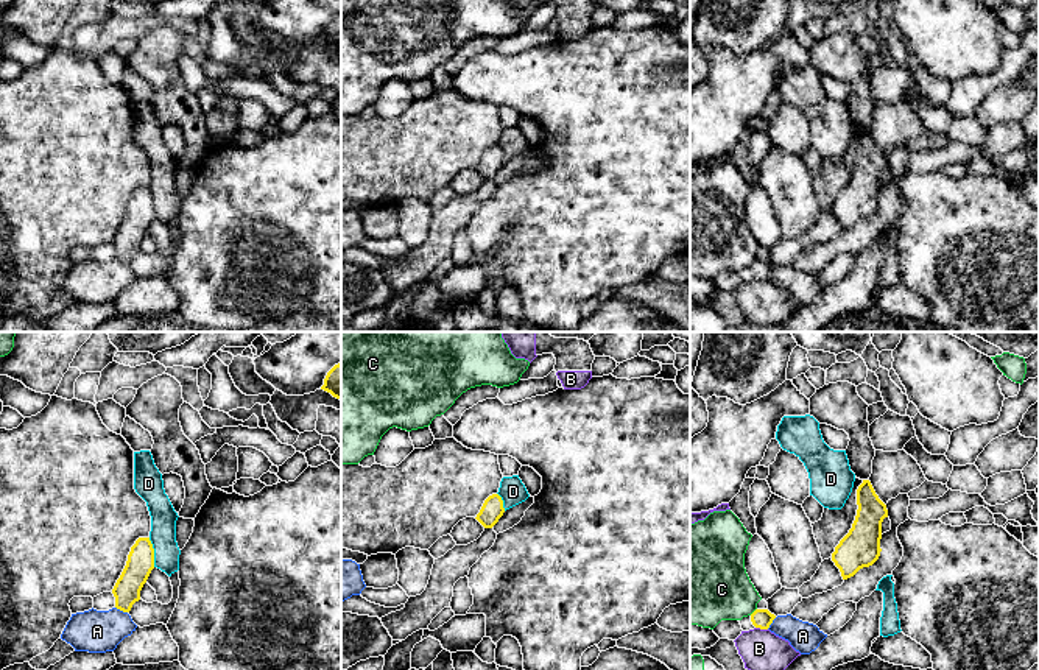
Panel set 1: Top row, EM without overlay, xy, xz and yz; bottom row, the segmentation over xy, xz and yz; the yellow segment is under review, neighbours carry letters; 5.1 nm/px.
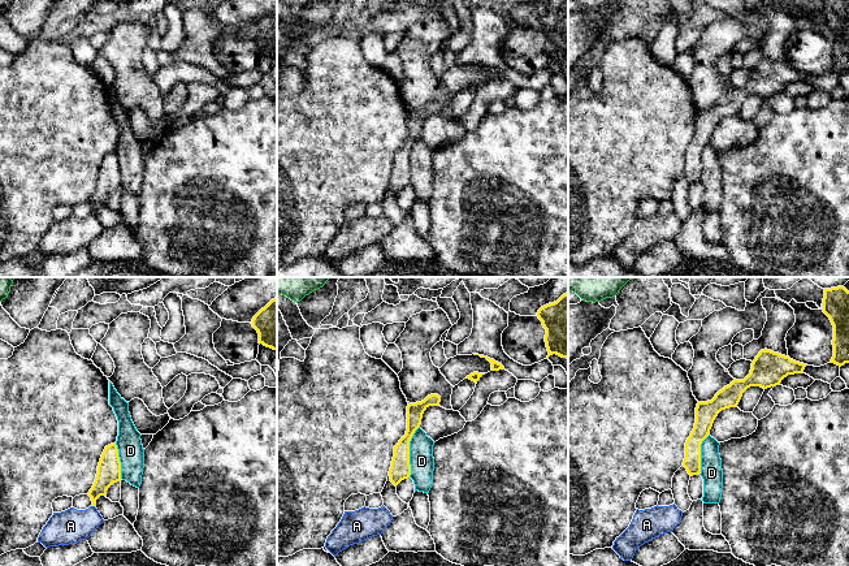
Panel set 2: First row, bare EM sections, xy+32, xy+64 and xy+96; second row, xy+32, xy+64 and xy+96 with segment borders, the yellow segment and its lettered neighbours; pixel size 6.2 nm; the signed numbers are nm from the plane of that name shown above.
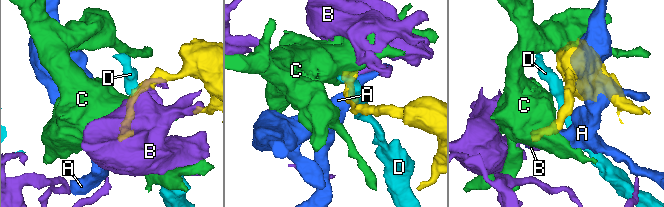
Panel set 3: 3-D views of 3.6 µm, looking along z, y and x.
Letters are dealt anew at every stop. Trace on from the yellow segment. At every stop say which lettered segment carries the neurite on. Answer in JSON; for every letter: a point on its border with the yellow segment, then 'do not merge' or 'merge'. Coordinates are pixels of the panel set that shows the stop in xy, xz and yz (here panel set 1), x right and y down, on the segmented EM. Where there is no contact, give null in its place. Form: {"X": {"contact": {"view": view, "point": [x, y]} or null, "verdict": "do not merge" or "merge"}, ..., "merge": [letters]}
{"A": {"contact": {"view": "xy", "point": [122, 610]}, "verdict": "do not merge"}, "B": {"contact": {"view": "yz", "point": [762, 628]}, "verdict": "do not merge"}, "C": {"contact": {"view": "yz", "point": [754, 611]}, "verdict": "do not merge"}, "D": {"contact": {"view": "xy", "point": [153, 552]}, "verdict": "do not merge"}, "merge": []}

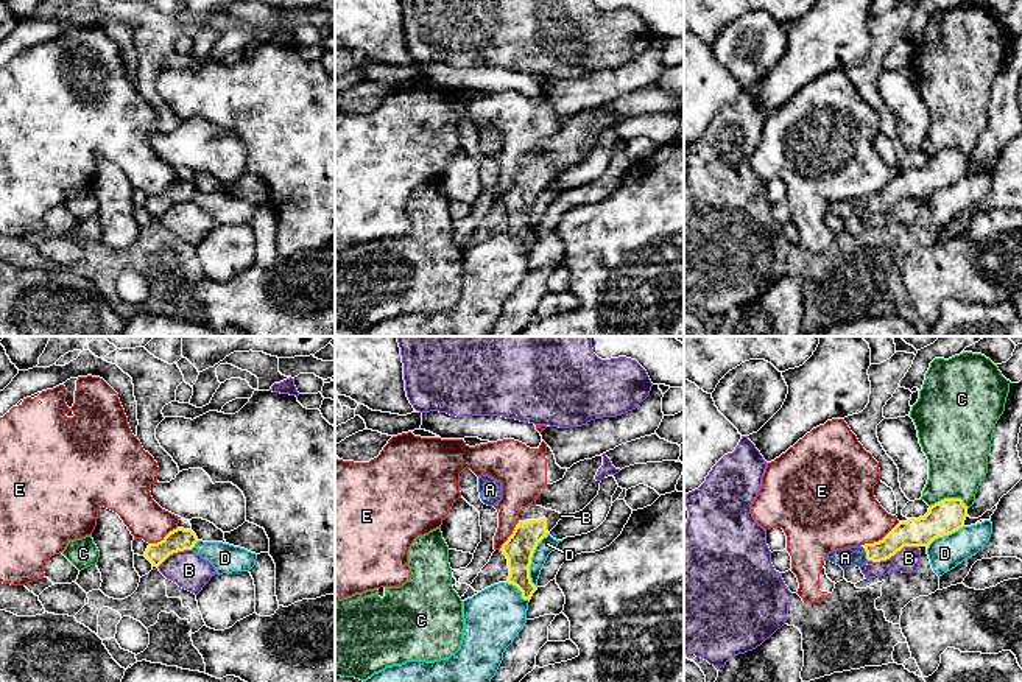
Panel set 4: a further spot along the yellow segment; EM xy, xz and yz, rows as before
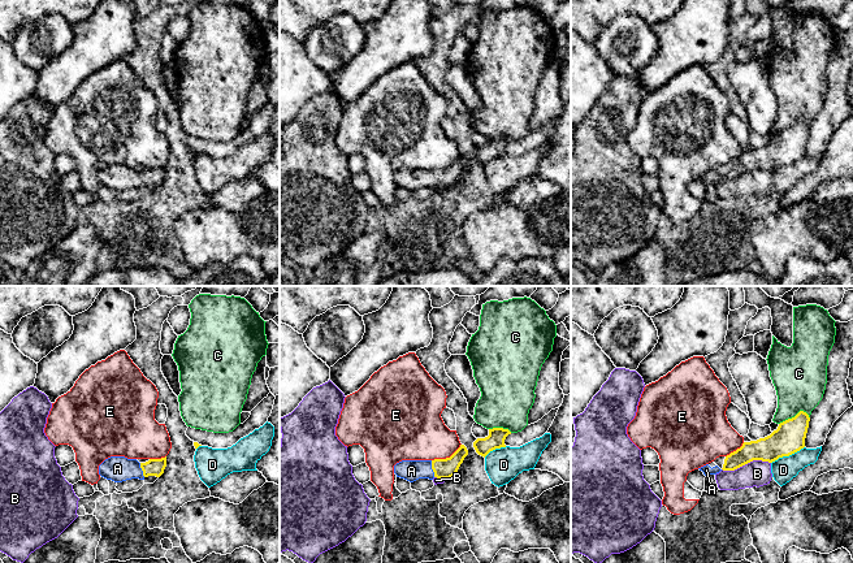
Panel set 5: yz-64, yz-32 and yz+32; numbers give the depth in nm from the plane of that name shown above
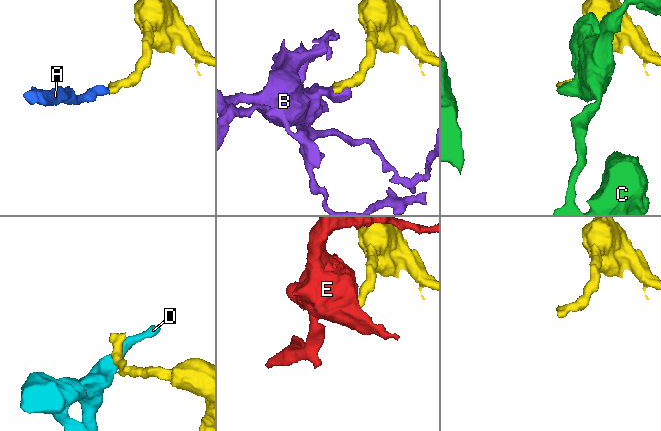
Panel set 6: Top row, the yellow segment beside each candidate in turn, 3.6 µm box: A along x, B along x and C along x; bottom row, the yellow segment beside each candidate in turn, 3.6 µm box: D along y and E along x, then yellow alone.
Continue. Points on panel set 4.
{"A": {"contact": {"view": "yz", "point": [866, 555]}, "verdict": "merge"}, "B": {"contact": {"view": "yz", "point": [893, 555]}, "verdict": "do not merge"}, "C": {"contact": {"view": "yz", "point": [951, 499]}, "verdict": "do not merge"}, "D": {"contact": {"view": "xz", "point": [530, 561]}, "verdict": "do not merge"}, "E": {"contact": {"view": "yz", "point": [884, 537]}, "verdict": "do not merge"}, "merge": ["A"]}

